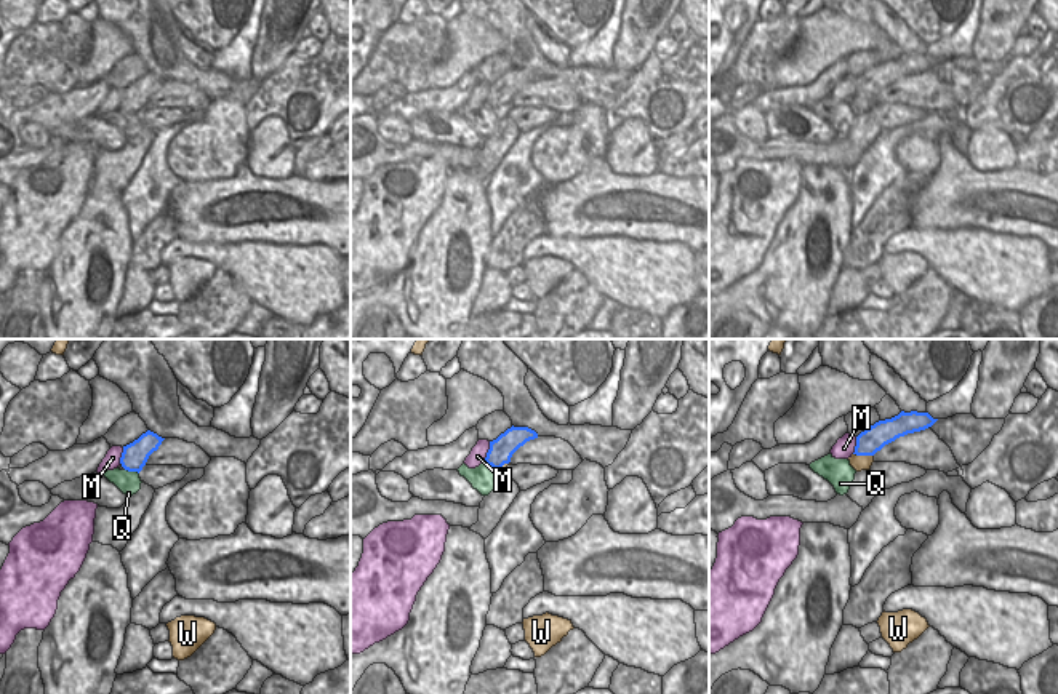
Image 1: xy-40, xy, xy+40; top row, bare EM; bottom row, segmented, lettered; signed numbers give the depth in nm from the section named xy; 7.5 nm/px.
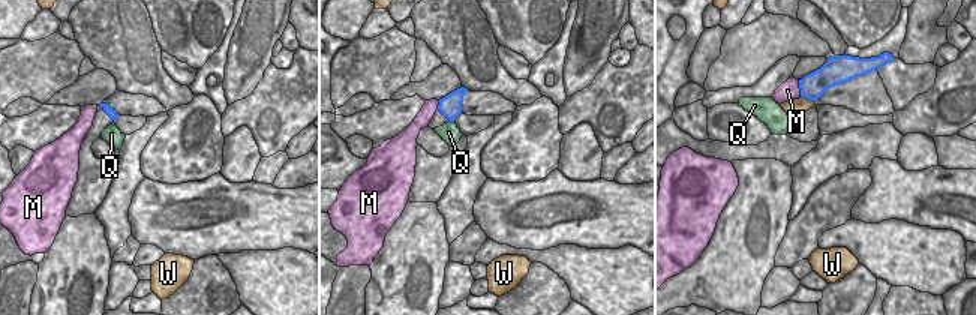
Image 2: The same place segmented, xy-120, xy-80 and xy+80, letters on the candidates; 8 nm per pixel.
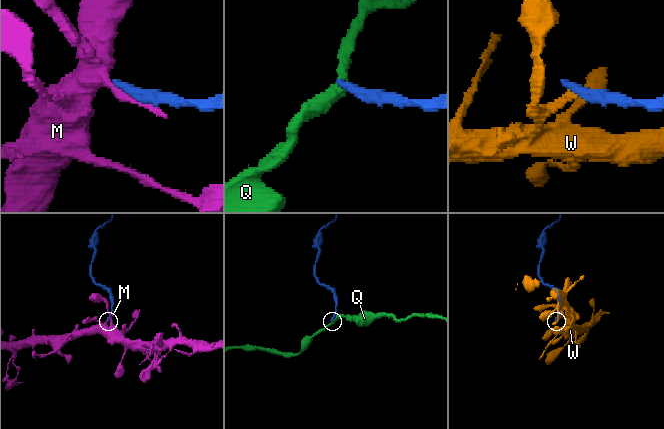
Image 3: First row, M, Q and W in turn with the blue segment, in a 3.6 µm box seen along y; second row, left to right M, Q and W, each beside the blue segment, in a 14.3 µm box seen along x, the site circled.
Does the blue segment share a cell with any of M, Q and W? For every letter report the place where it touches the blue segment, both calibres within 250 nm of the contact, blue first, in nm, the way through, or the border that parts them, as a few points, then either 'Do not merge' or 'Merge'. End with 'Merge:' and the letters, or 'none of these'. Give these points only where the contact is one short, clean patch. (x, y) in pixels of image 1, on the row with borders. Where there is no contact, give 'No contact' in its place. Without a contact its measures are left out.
M: Touches blue at xy (488, 451). Thickness 180 nm (blue) against 120 nm. Do not merge
Q: Touches blue at xy-40 (132, 470). Thickness 190 nm (blue) against 170 nm. Boundary: xy-40 (125, 469), (138, 474). Do not merge
W: Touches blue at xy+40 (863, 454). Thickness 190 nm (blue) against 120 nm. Boundary: xy+40 (853, 453), (873, 456). Do not merge
Merge: none of these

